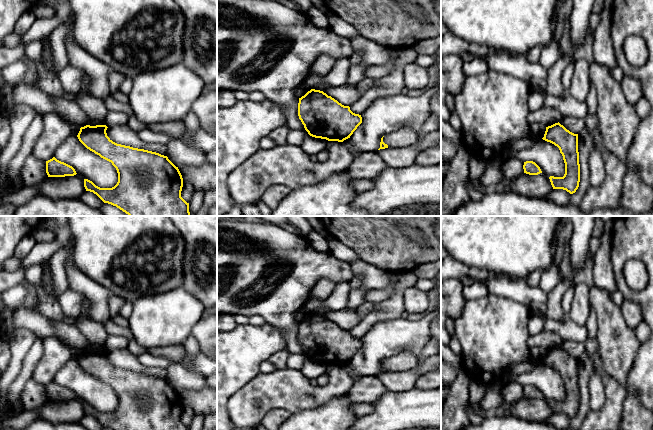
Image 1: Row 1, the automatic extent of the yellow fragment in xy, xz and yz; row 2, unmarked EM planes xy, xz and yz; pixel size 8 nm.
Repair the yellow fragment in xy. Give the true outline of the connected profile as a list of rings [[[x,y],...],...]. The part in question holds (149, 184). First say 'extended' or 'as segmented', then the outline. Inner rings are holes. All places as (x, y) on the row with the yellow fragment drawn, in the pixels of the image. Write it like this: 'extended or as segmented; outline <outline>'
as segmented; outline [[[86,125],[80,128],[77,137],[87,149],[112,163],[118,173],[118,182],[112,188],[100,188],[92,181],[84,179],[86,191],[93,192],[104,203],[116,206],[129,216],[191,216],[189,212],[189,203],[181,197],[183,178],[178,167],[176,167],[167,156],[113,142],[107,136],[107,128],[106,125]]]

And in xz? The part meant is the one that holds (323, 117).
as segmented; outline [[[311,89],[299,98],[298,116],[308,134],[343,142],[362,123],[362,117],[320,90]]]

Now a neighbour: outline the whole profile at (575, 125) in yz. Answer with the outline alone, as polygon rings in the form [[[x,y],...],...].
[[[562,116],[559,123],[574,134],[579,134],[585,128],[585,120],[583,118]]]

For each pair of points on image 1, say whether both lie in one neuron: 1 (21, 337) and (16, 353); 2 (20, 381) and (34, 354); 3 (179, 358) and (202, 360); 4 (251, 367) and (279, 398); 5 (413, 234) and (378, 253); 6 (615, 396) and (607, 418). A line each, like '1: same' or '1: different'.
1: same
2: same
3: same
4: different
5: different
6: same

